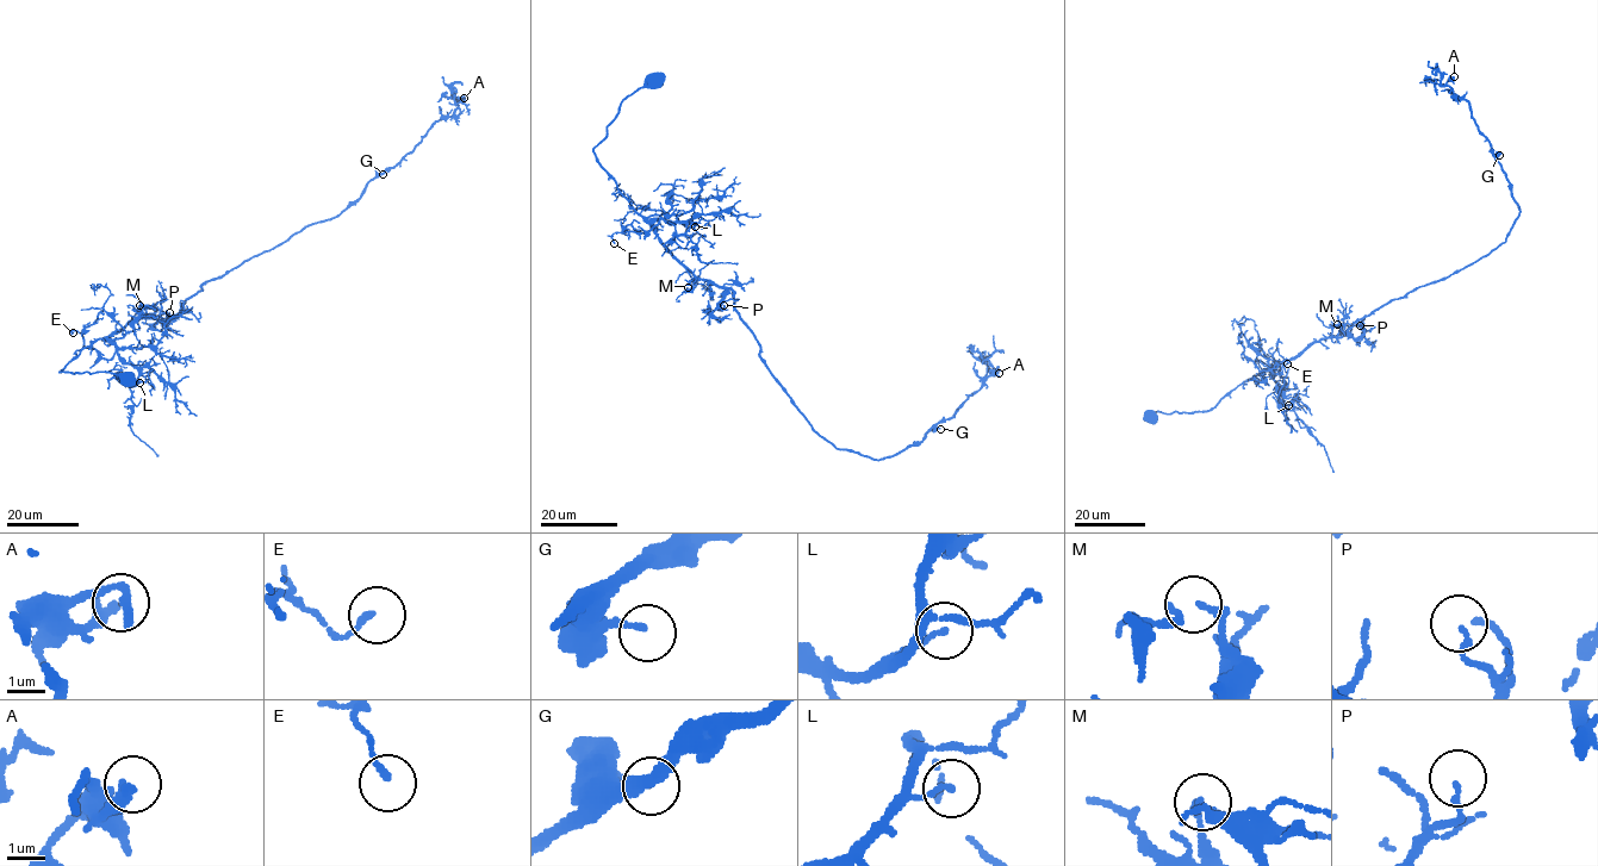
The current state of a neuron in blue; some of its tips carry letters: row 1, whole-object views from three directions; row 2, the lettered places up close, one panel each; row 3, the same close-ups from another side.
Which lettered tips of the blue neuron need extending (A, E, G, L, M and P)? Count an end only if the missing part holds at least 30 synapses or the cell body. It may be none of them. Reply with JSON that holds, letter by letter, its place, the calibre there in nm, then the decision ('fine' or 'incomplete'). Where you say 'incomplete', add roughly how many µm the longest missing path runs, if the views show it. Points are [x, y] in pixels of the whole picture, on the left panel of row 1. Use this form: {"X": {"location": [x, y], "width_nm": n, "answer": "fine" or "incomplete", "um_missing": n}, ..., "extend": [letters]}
{"A": {"location": [464, 98], "width_nm": 280, "answer": "incomplete", "um_missing": 9}, "E": {"location": [73, 332], "width_nm": 140, "answer": "fine"}, "G": {"location": [383, 174], "width_nm": 180, "answer": "fine"}, "L": {"location": [140, 382], "width_nm": 140, "answer": "fine"}, "M": {"location": [140, 305], "width_nm": 150, "answer": "fine"}, "P": {"location": [169, 312], "width_nm": 130, "answer": "fine"}, "extend": ["A"]}

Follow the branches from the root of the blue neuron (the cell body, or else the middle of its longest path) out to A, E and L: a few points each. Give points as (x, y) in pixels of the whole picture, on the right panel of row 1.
A: (1149, 419), (1156, 411), (1210, 410), (1263, 369), (1505, 241), (1519, 206), (1471, 105), (1446, 82), (1454, 76)
E: (1149, 419), (1156, 411), (1210, 410), (1264, 368), (1273, 369), (1273, 379), (1282, 387), (1278, 362), (1287, 363)
L: (1149, 419), (1156, 411), (1210, 410), (1233, 388), (1268, 368), (1273, 369), (1284, 405), (1286, 409), (1288, 405)

